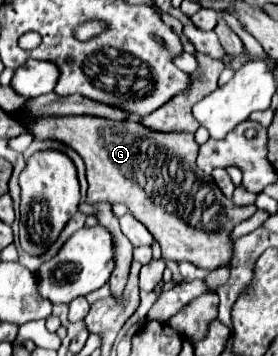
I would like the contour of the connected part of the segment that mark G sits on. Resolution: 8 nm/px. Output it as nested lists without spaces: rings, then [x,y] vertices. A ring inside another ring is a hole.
[[[78,115],[78,117],[42,117],[42,119],[28,119],[24,117],[24,121],[30,125],[30,131],[34,133],[36,139],[58,139],[58,141],[64,141],[68,147],[76,149],[84,163],[86,163],[86,179],[88,179],[88,203],[98,203],[98,201],[106,201],[106,203],[124,203],[130,213],[152,233],[152,237],[160,243],[162,247],[162,257],[164,259],[172,259],[172,261],[190,261],[194,263],[196,267],[202,267],[202,269],[218,269],[220,265],[228,263],[230,257],[232,257],[232,243],[228,239],[228,233],[232,231],[234,225],[238,225],[240,221],[246,221],[250,219],[254,213],[256,213],[256,205],[242,205],[242,207],[236,207],[232,203],[232,199],[224,197],[222,191],[214,185],[214,179],[206,173],[202,173],[198,167],[196,167],[196,157],[198,157],[198,145],[194,141],[194,135],[192,133],[154,133],[146,127],[142,127],[140,123],[134,123],[134,121],[110,121],[110,119],[102,119],[102,117],[86,117],[86,115]]]

